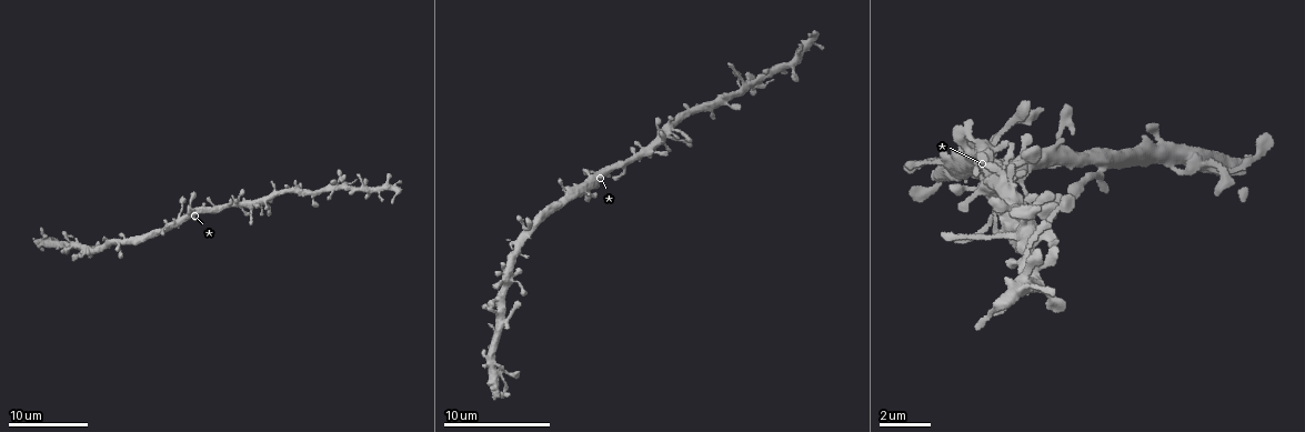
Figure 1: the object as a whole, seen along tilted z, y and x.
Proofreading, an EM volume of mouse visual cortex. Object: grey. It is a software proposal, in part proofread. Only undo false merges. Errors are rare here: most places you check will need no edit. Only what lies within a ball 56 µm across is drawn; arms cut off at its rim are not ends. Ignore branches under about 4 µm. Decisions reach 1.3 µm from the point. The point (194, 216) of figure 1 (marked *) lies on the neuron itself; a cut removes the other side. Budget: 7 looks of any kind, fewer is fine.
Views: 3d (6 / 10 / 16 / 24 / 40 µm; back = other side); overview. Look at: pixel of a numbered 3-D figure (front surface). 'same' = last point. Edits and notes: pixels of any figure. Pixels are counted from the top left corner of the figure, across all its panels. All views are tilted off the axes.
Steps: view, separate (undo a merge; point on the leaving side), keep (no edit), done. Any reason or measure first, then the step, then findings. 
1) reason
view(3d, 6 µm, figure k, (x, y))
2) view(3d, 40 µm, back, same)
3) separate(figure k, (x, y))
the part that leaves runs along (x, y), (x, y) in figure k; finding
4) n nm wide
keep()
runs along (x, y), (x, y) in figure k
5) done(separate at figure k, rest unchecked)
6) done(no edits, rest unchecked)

thin neck
view(3d, 10 µm, figure 1, (152, 231))

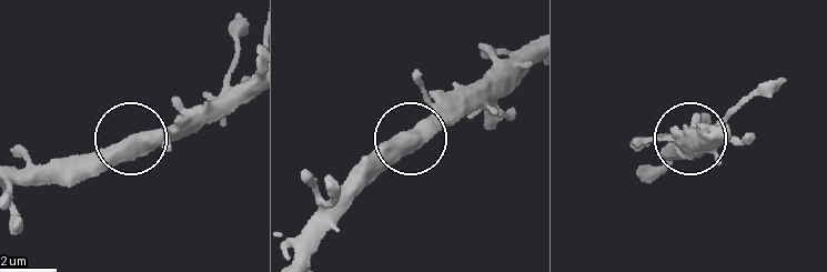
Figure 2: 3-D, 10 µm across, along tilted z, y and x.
keep()
one neuron here

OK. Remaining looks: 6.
view(3d, 16 µm, figure 1, (719, 106))

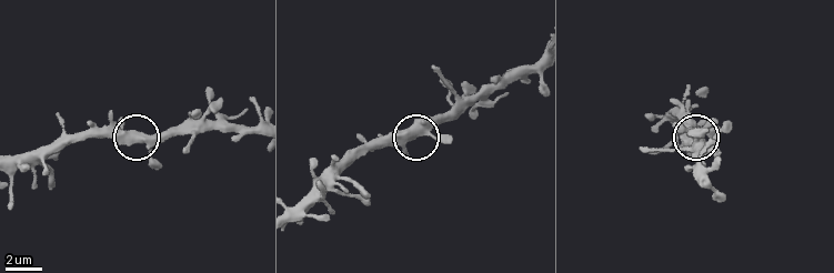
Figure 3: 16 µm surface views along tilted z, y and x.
view(3d, 16 µm, back, figure 3, (413, 135))

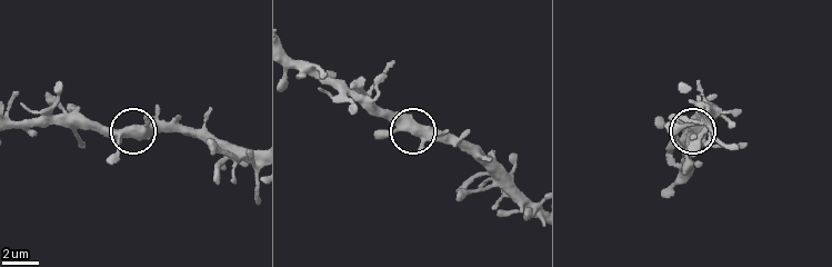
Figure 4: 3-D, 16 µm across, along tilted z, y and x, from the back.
keep()
runs along (254, 152), (203, 135), (154, 125), (87, 130) in figure 4; one neuron here

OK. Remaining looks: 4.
view(3d, 6 µm, figure 1, (357, 187))

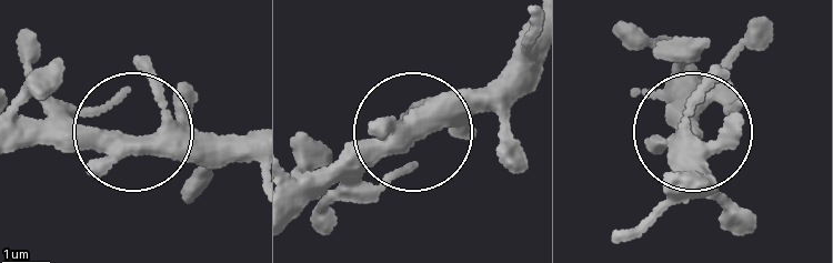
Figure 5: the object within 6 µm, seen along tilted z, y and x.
keep()
runs along (294, 218), (349, 171), (479, 107), (533, 50) in figure 5; continuous, no second neuron

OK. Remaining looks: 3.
thin arm on a thick one
view(3d, 6 µm, figure 1, (665, 133))

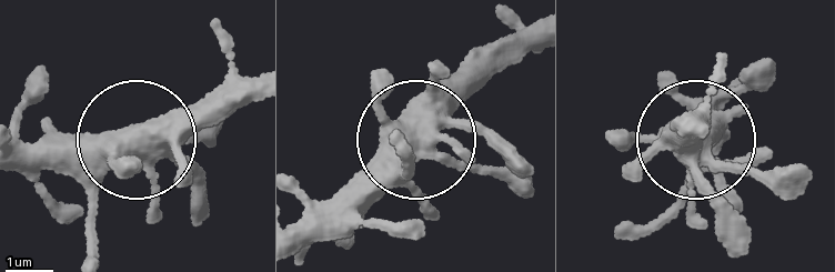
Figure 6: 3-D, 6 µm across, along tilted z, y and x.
view(3d, 6 µm, back, figure 6, (426, 142))

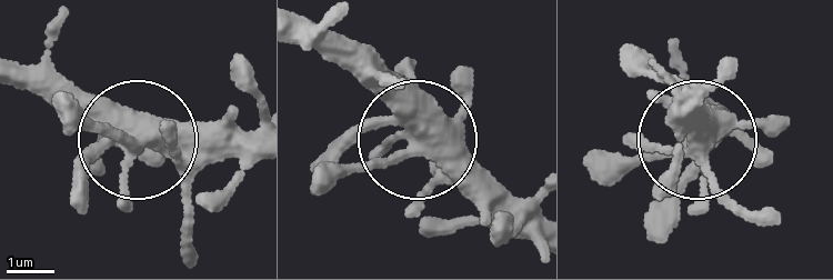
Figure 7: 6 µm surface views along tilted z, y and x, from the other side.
keep()
one neuron here

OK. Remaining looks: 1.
done(no edits, rest unchecked)

